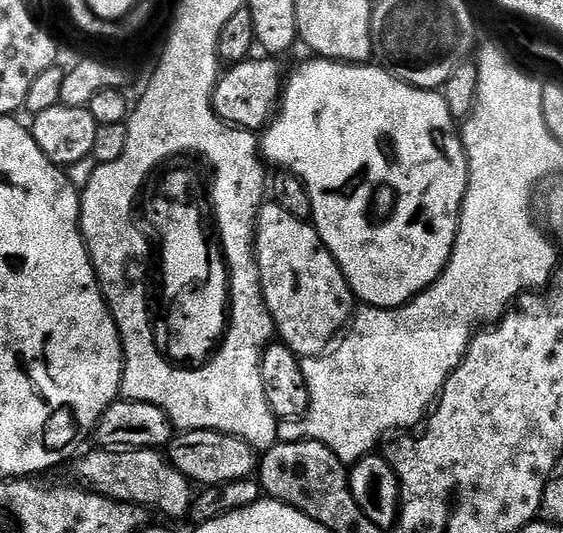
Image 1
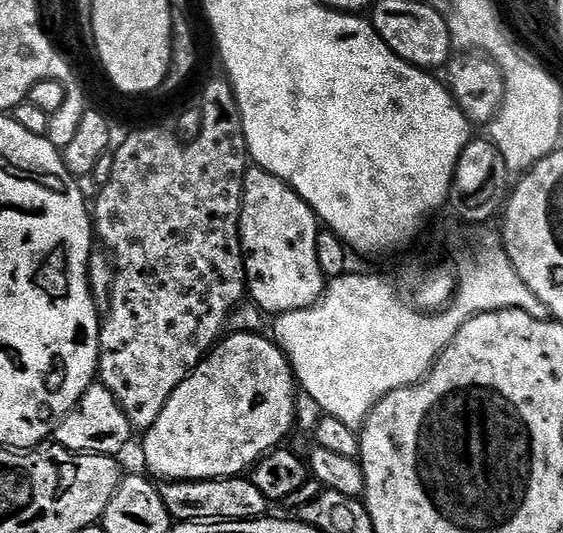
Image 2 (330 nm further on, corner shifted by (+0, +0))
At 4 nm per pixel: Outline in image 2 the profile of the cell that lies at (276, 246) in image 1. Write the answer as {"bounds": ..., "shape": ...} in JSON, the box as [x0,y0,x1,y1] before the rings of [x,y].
{"bounds":[240,167,326,313],"shape":[[[249,167],[240,207],[240,244],[244,248],[246,292],[261,313],[309,308],[322,295],[326,277],[318,264],[317,233],[316,213],[291,186],[264,168]]]}

